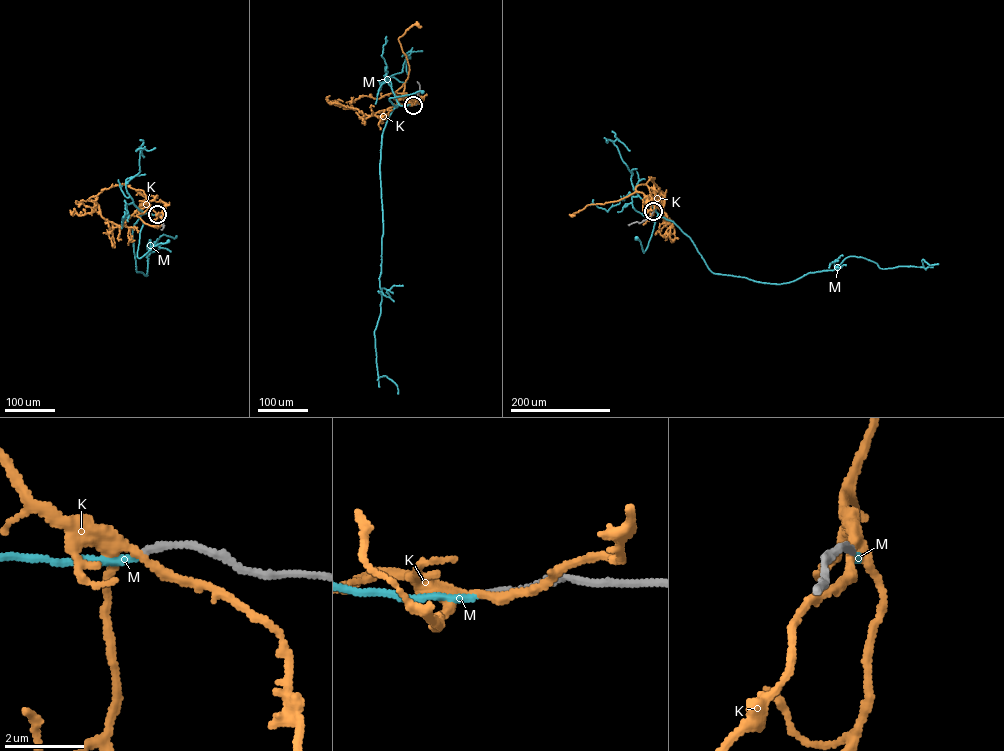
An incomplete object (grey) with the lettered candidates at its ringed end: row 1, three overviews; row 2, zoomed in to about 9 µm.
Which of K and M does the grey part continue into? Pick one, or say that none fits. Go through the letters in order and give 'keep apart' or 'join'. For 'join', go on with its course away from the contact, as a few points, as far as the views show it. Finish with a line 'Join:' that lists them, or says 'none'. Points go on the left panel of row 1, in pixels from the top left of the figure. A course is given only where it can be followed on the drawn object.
K: keep apart
M: join; it runs (157, 214), (140, 215), (143, 224), (137, 256), (141, 257), (154, 246), (168, 240)
Join: M

